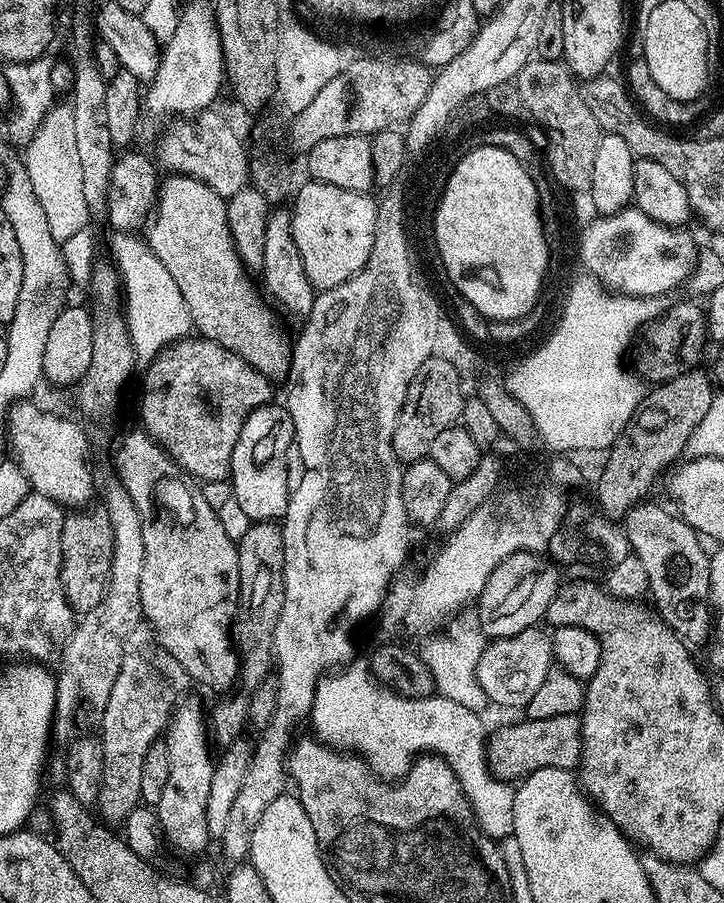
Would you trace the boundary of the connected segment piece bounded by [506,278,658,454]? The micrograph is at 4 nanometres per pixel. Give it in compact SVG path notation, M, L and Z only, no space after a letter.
M591 278L583 279L568 292L564 311L559 313L563 323L556 338L539 355L526 357L527 364L520 367L519 371L508 372L506 376L508 391L518 398L518 402L522 402L522 406L526 406L530 414L533 433L546 447L556 448L552 450L560 454L603 453L615 444L621 430L636 415L646 395L646 388L643 388L645 385L641 377L624 369L624 348L620 344L612 344L612 336L625 331L625 338L629 342L635 341L644 325L658 315L657 297L621 296L605 290Z

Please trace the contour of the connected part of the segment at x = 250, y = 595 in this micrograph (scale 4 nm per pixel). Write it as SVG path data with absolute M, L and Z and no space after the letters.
M252 522L246 534L237 543L236 553L240 601L230 631L240 658L239 683L245 684L245 689L251 690L259 686L274 668L274 626L278 626L282 618L282 602L286 602L284 534L281 525L276 522Z

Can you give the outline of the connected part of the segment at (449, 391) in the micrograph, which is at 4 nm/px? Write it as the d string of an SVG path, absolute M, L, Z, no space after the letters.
M431 356L418 366L418 374L408 387L406 402L400 411L400 422L396 425L396 433L392 435L394 454L401 465L407 466L416 460L423 460L428 455L434 438L442 434L442 430L453 427L461 419L465 404L466 392L460 385L462 373L443 358Z

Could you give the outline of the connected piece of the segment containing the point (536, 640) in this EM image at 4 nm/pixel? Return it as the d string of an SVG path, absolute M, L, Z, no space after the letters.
M537 626L522 630L522 634L514 634L510 638L492 640L482 650L477 664L477 680L485 691L486 698L500 708L523 709L534 698L538 686L542 686L546 674L552 667L552 641L549 633Z

